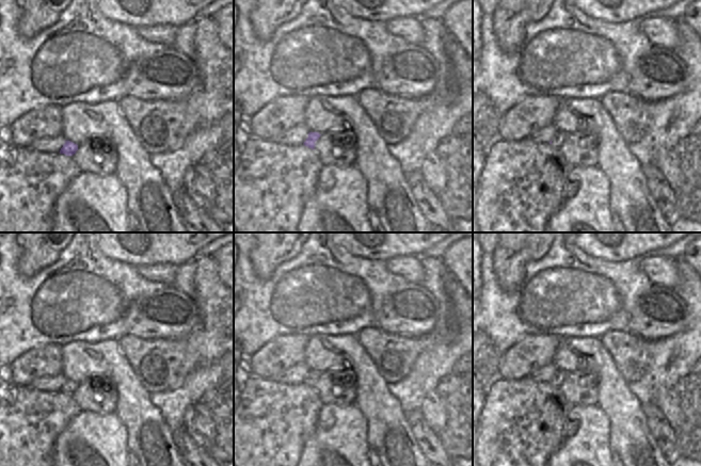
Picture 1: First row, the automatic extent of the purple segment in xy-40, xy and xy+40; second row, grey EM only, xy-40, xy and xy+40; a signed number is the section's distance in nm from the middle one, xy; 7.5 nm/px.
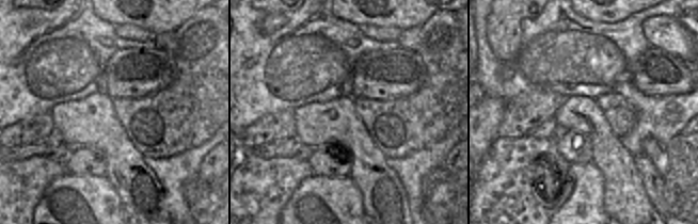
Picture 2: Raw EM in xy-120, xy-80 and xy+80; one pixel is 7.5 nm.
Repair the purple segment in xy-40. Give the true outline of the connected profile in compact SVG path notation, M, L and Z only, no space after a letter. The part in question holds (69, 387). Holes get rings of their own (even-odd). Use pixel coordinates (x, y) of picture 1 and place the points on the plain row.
M65 380L65 383L63 384L63 386L60 389L60 392L64 392L66 395L73 395L74 392L76 392L76 390L78 389L78 384L70 381L70 380Z

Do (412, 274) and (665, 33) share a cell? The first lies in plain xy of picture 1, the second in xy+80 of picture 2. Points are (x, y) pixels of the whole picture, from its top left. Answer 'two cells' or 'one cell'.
one cell

